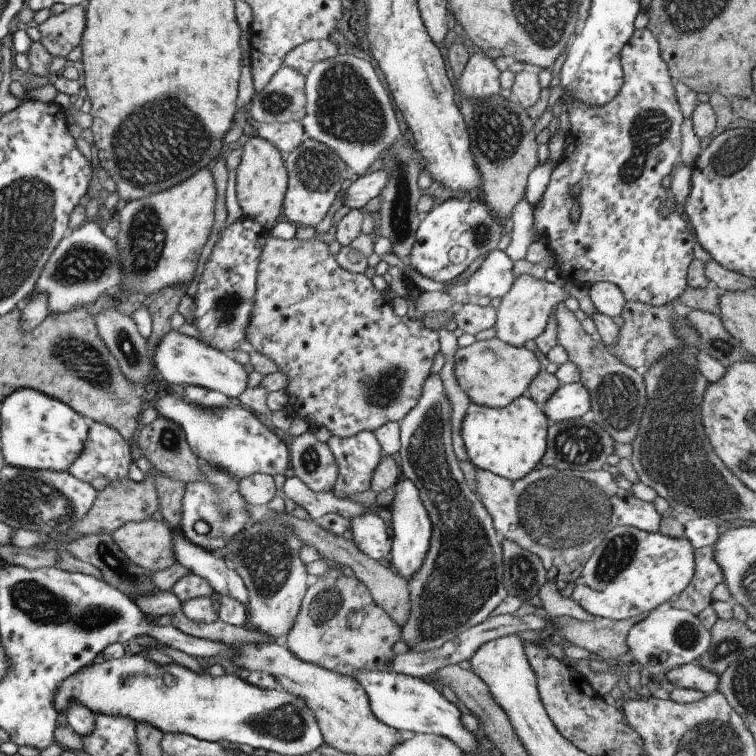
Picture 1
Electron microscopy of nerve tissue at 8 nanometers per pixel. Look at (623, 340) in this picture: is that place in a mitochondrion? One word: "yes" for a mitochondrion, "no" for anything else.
no

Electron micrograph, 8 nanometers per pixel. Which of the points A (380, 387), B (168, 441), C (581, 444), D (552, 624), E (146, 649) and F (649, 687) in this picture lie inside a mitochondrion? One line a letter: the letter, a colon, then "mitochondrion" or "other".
A: mitochondrion
B: mitochondrion
C: mitochondrion
D: other
E: other
F: other

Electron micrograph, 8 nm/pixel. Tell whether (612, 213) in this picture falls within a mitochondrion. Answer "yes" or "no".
no

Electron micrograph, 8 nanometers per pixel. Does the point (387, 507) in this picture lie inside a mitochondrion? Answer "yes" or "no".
no

